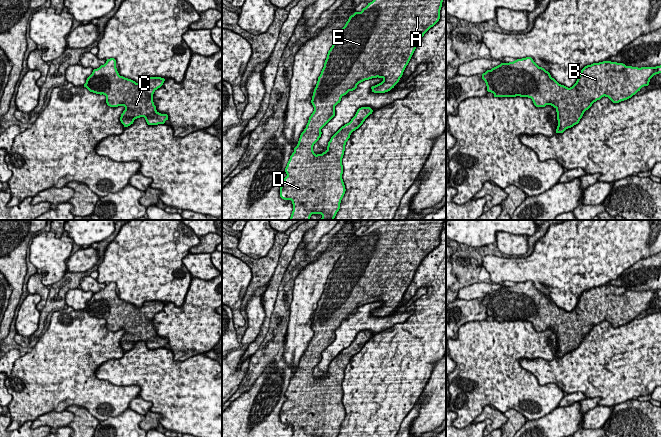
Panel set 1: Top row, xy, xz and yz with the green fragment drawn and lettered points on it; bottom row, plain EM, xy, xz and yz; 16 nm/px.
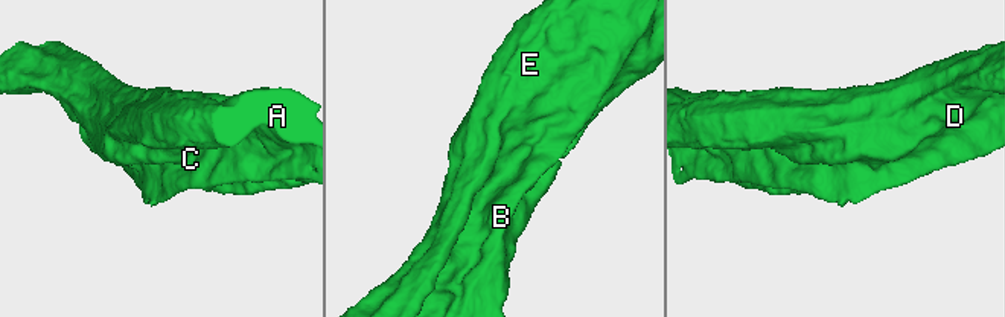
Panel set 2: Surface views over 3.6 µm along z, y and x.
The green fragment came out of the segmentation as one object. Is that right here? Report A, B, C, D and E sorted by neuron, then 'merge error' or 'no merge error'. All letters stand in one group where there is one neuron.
groups A B C D E; no merge error

